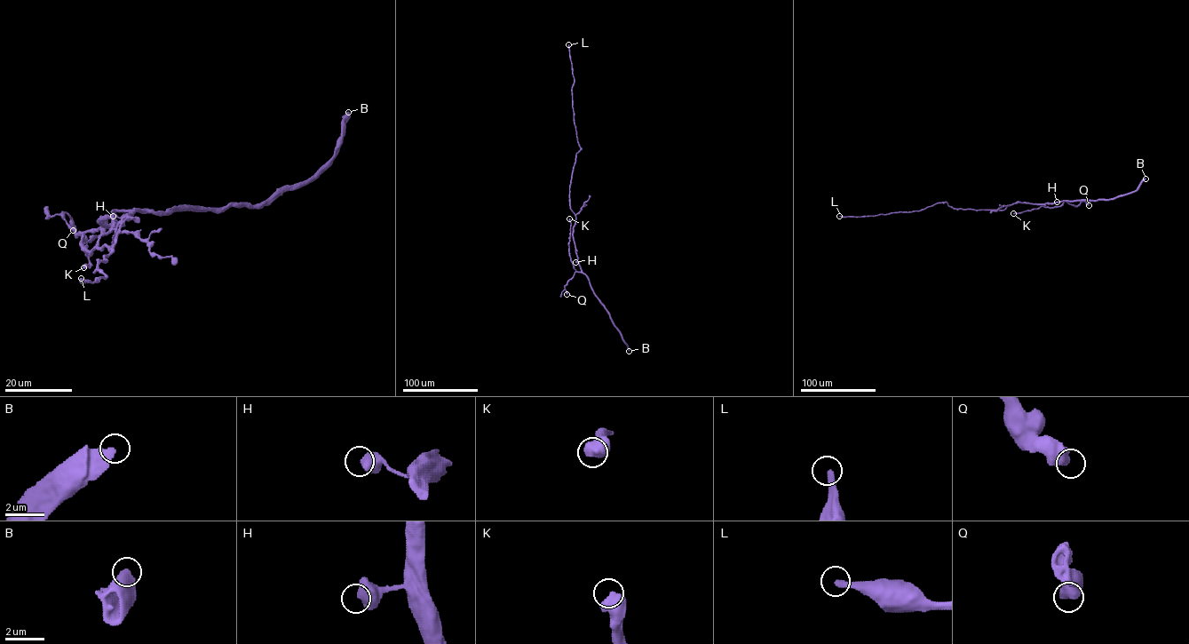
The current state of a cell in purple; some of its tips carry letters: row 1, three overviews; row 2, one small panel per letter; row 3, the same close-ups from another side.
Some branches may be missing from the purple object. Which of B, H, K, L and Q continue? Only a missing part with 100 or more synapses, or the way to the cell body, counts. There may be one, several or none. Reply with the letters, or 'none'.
L

